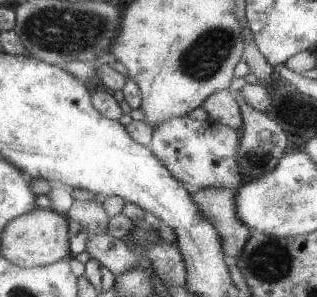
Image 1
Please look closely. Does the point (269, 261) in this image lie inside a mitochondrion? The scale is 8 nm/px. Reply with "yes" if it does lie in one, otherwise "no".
yes

